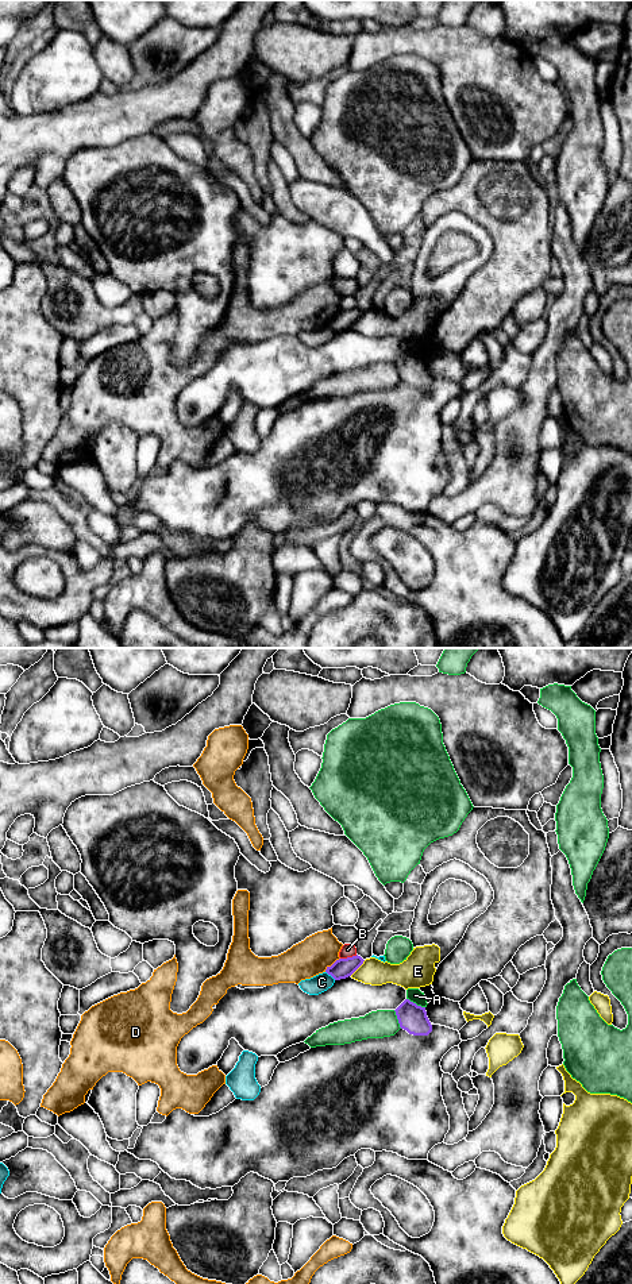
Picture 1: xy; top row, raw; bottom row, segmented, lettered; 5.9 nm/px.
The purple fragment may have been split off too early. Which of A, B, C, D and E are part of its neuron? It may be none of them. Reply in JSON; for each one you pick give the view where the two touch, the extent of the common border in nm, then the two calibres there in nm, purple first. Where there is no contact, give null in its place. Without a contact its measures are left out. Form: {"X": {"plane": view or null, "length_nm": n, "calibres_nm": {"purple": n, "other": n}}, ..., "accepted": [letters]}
{"accepted": []}

